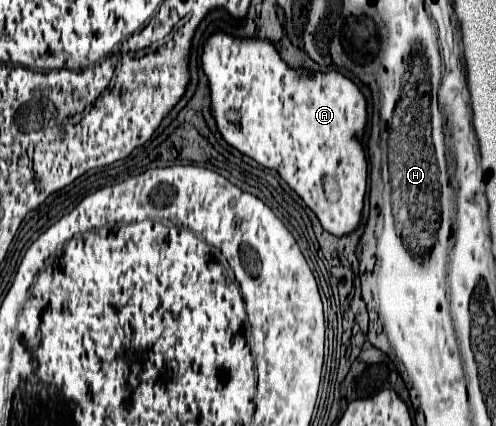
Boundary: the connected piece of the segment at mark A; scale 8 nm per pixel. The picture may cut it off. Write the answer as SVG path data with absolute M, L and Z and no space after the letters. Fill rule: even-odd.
M215 33L207 39L201 61L211 83L211 111L223 139L263 167L275 169L315 211L323 229L333 235L345 235L357 229L367 189L367 161L361 147L367 123L367 101L359 87L337 71L297 75L265 39L235 39L225 33Z

